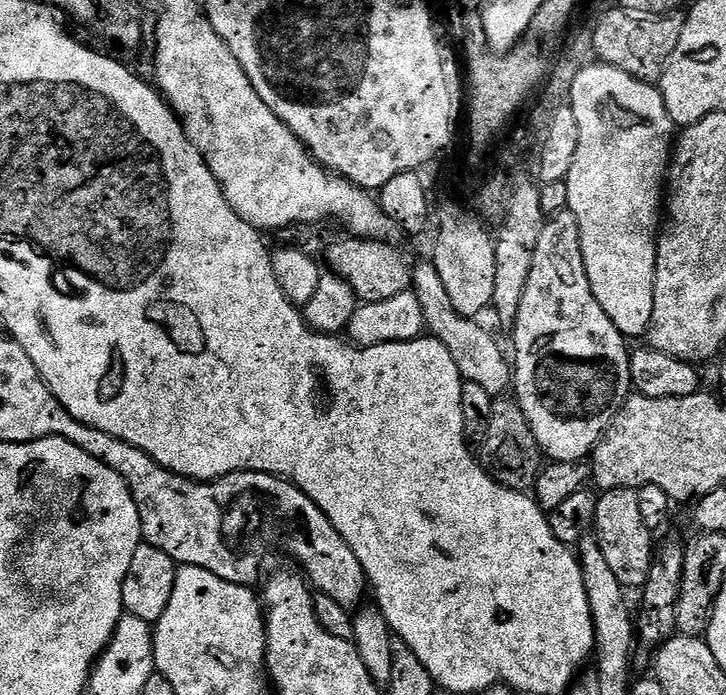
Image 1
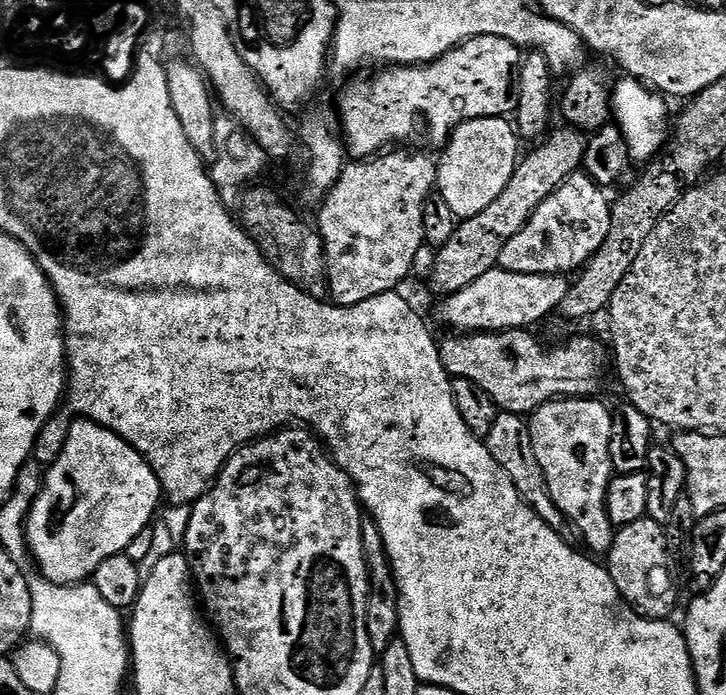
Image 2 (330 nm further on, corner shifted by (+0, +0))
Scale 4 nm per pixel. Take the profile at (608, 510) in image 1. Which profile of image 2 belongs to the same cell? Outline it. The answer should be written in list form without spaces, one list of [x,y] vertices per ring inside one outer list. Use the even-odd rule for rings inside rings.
[[[647,518],[616,529],[616,537],[606,553],[606,567],[618,594],[639,616],[647,620],[668,620],[676,608],[672,597],[672,572],[668,569],[668,533],[665,525]]]

